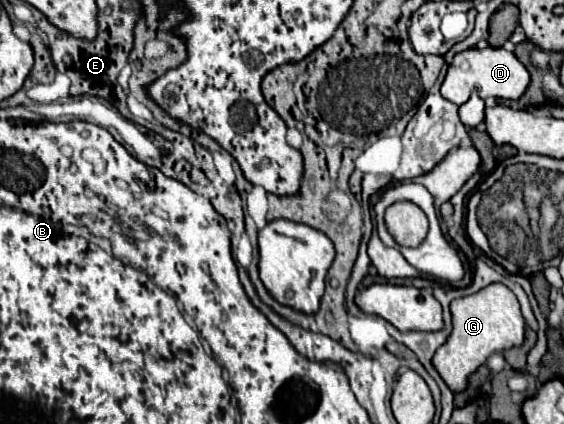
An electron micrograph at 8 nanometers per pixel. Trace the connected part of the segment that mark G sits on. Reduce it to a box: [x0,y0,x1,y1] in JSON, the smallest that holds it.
[433,284,525,392]

